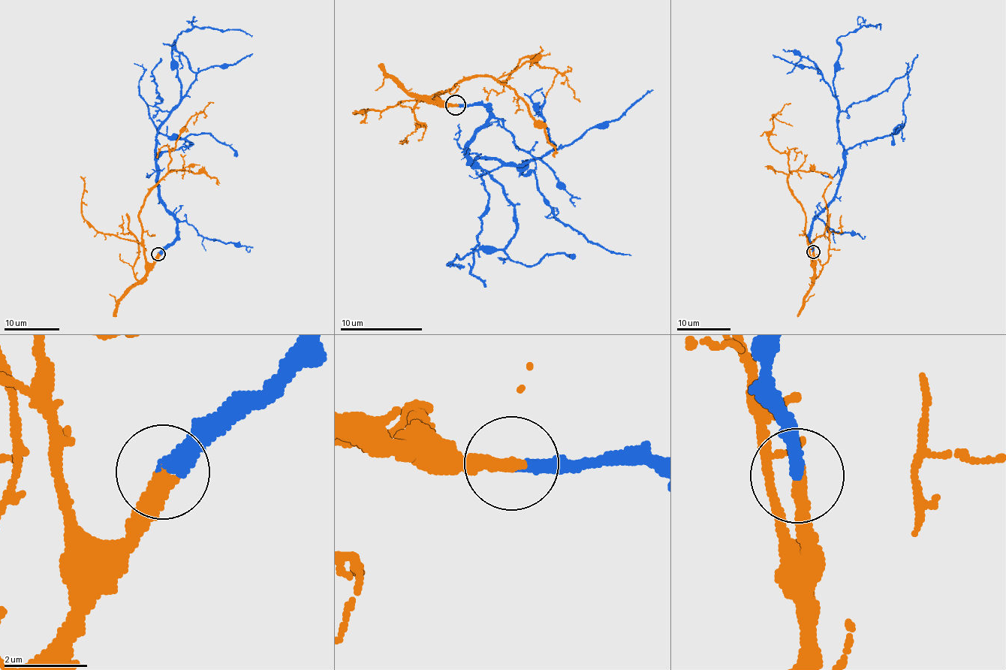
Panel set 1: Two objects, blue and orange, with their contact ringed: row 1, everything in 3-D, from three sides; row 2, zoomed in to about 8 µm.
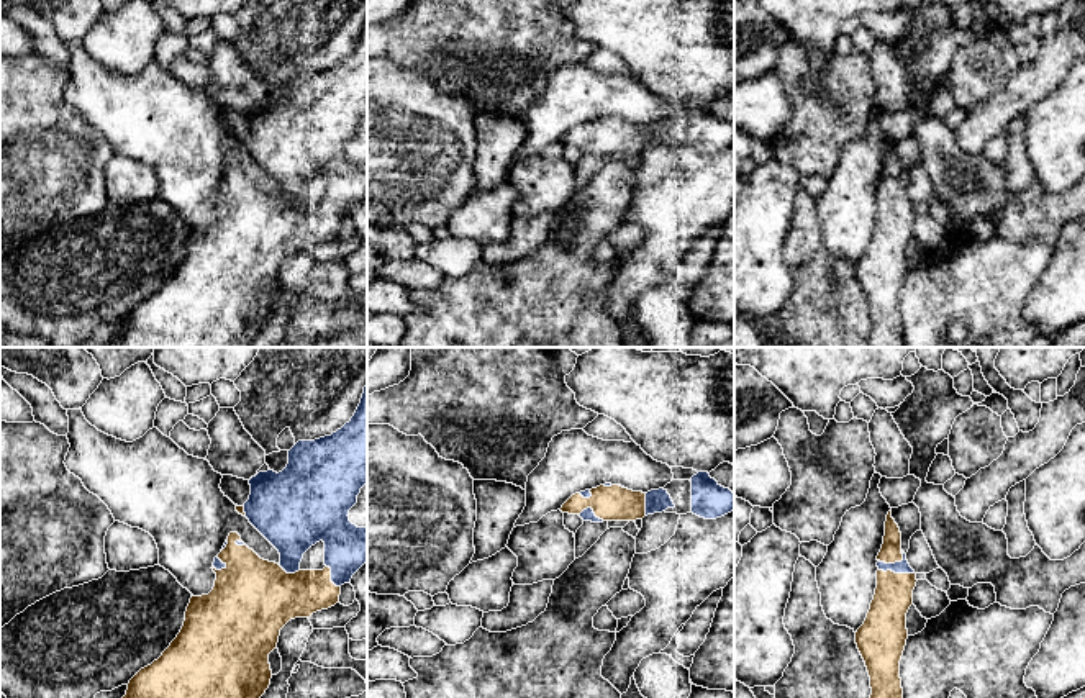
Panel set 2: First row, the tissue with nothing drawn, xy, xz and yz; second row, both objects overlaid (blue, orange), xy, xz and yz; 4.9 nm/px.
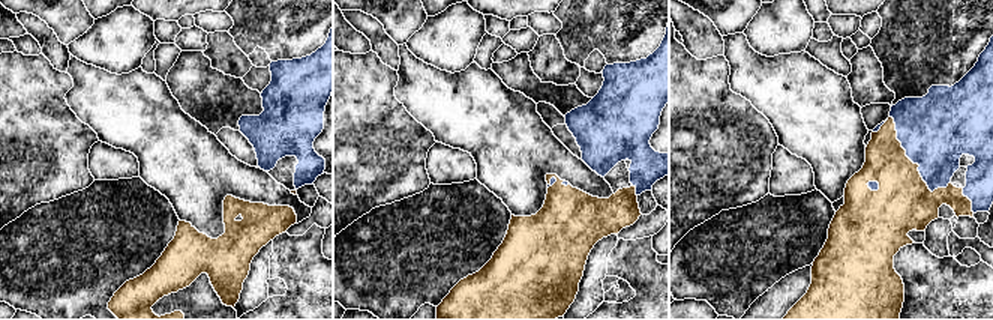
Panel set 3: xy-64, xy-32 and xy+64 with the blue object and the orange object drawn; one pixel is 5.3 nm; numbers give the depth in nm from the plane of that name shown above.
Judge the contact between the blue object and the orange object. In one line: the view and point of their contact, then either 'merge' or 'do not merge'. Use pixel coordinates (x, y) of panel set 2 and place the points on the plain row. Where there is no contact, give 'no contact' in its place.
contact yz (897, 205); merge

